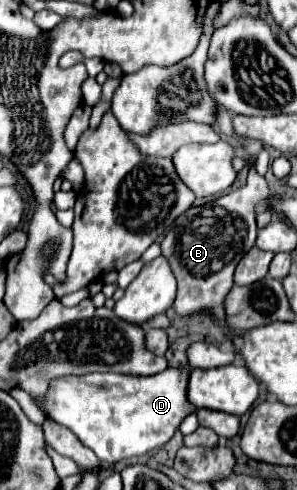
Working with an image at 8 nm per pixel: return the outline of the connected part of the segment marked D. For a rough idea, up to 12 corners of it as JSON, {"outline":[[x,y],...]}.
{"outline":[[189,367],[65,375],[35,399],[103,465],[155,453]]}

